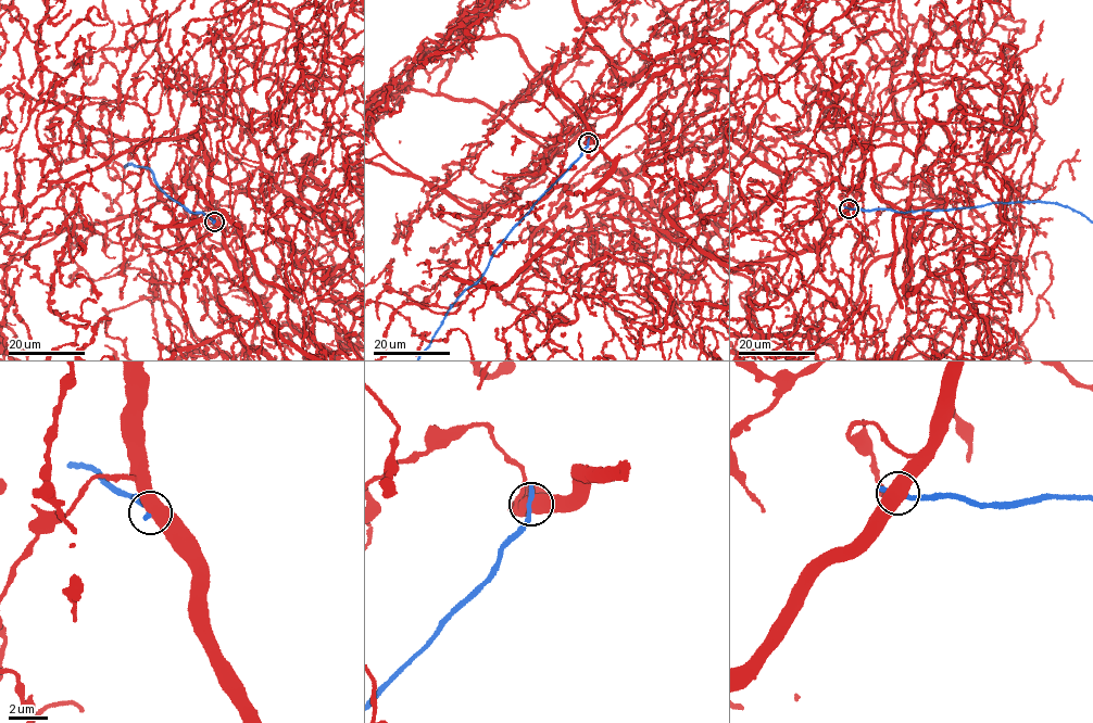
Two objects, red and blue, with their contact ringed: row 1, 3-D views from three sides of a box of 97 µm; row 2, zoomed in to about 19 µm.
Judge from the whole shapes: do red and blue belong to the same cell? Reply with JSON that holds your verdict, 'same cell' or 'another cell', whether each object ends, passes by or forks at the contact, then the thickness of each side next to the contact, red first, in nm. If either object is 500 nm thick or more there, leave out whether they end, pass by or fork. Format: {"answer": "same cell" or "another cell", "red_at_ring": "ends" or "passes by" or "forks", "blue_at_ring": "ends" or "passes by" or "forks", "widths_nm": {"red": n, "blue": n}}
{"answer": "another cell", "widths_nm": {"red": 550, "blue": 320}}

